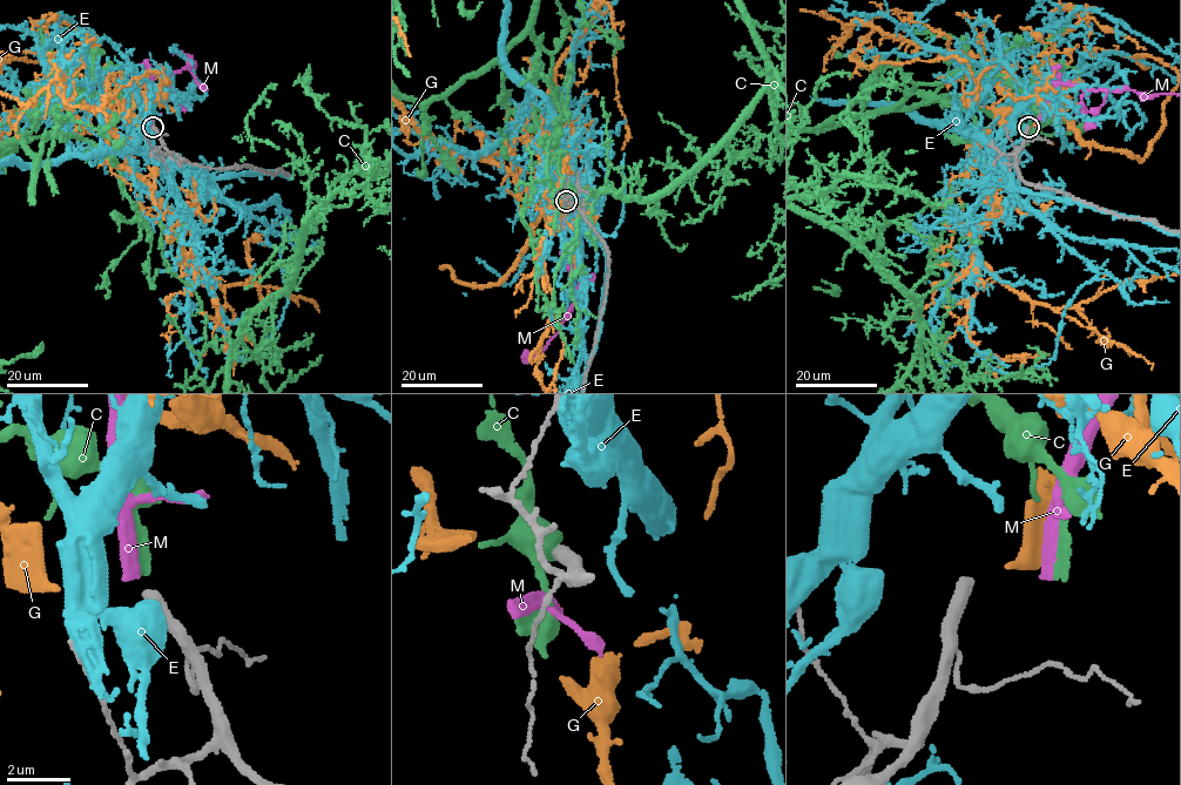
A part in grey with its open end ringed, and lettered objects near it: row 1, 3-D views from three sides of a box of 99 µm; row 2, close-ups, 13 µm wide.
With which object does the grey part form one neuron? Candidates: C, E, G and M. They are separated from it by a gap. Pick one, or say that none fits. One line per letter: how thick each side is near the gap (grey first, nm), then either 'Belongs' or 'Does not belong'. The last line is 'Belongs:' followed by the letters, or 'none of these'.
C: Thickness 440 nm (grey) against 260 nm. Does not belong
E: Thickness 440 nm (grey) against 700 nm. Does not belong
G: Thickness 440 nm (grey) against 340 nm. Belongs
M: Thickness 440 nm (grey) against 420 nm. Does not belong
Belongs: G

